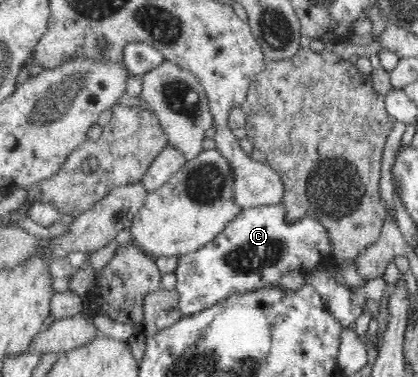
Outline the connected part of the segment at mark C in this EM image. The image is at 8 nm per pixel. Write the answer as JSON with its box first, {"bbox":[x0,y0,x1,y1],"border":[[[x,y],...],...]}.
{"bbox":[174,202,331,316],"border":[[[283,202],[241,209],[240,214],[225,229],[198,251],[182,255],[174,271],[180,294],[178,306],[184,316],[194,315],[230,298],[233,294],[246,294],[266,287],[276,286],[288,272],[312,272],[319,264],[326,265],[331,259],[331,239],[324,225],[313,218],[289,219]]]}

